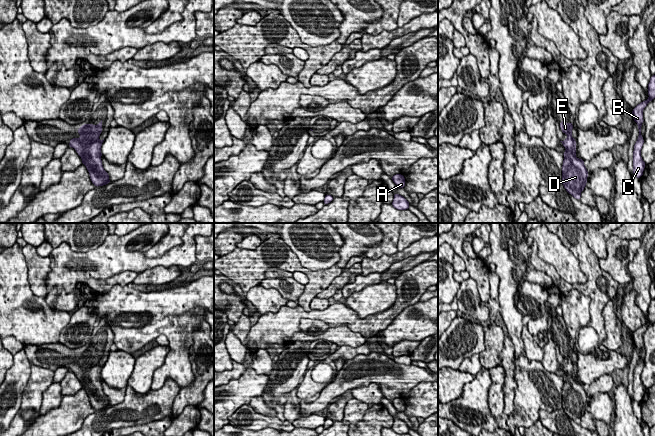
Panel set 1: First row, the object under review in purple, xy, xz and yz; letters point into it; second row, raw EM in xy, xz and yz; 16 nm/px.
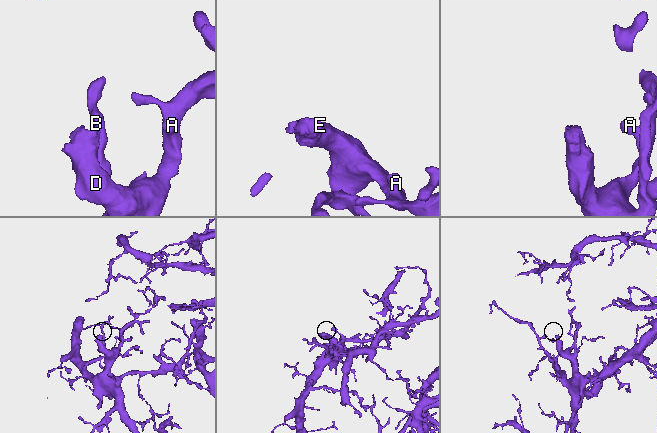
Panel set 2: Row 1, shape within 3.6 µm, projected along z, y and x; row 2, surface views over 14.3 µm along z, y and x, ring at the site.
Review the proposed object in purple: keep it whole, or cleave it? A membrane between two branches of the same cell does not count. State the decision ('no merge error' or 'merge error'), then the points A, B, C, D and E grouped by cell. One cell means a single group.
no merge error; groups A B C D E

